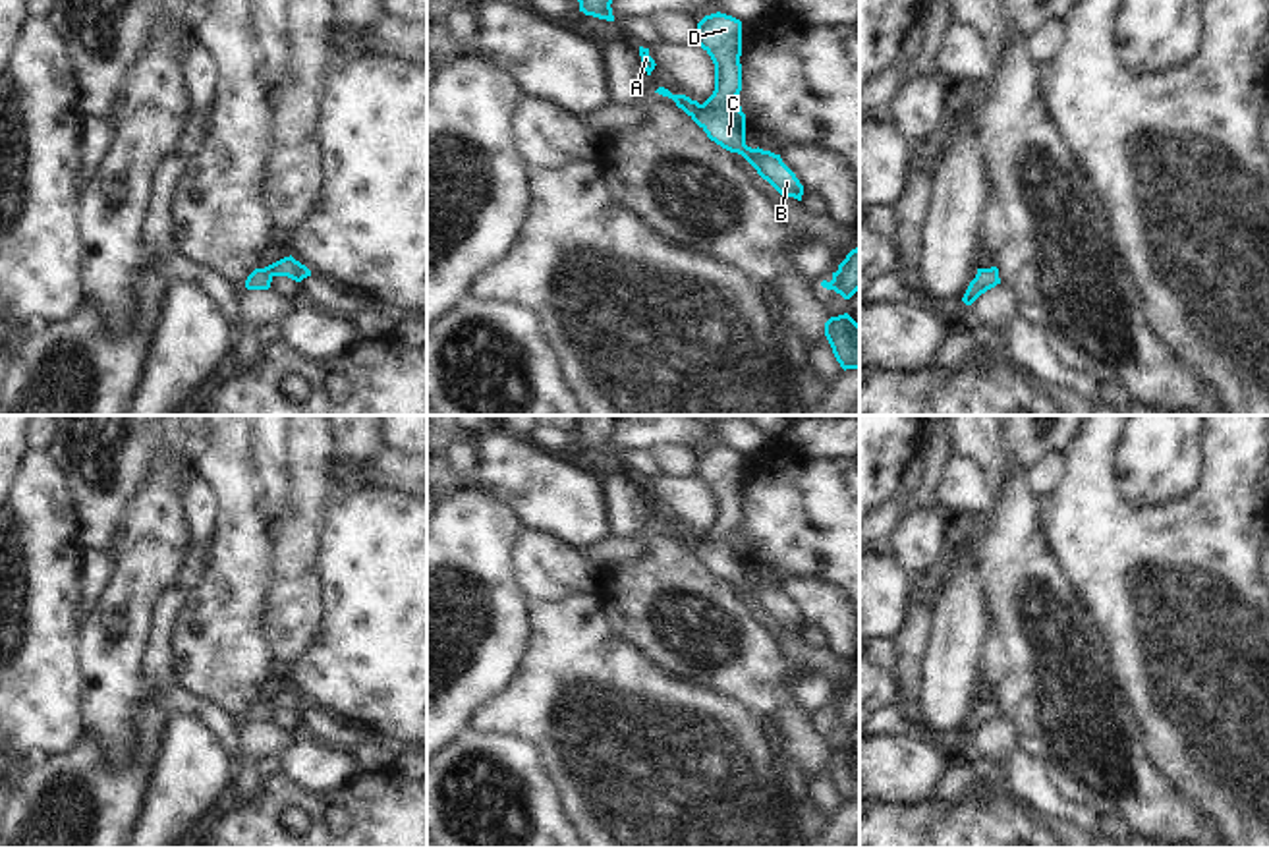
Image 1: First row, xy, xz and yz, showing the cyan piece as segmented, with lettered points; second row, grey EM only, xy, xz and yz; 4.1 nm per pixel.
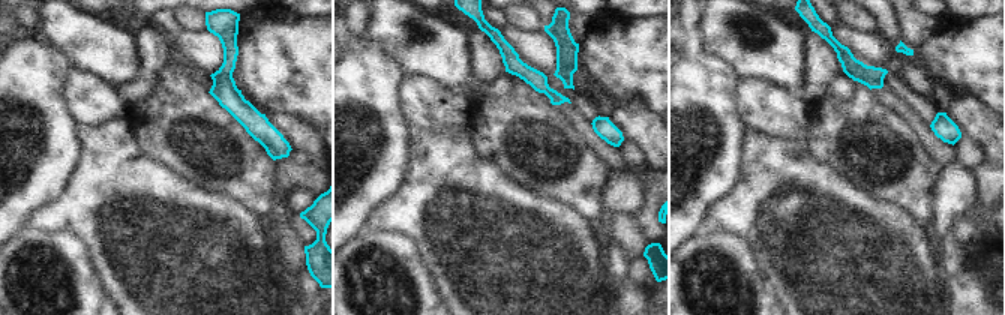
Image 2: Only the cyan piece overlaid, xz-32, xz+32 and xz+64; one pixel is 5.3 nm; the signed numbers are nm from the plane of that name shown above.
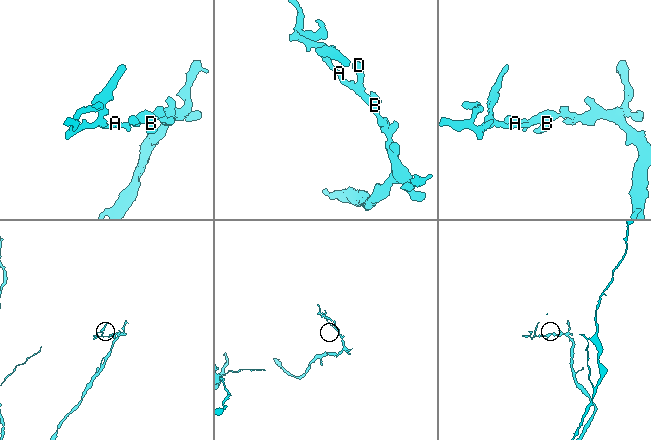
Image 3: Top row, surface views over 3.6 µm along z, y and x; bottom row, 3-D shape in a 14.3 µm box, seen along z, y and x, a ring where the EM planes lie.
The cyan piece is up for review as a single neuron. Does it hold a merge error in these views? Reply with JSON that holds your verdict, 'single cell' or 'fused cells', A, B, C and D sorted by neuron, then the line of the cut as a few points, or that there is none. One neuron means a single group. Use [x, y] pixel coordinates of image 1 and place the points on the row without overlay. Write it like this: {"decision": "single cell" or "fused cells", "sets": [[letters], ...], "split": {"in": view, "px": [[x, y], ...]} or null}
{"decision": "single cell", "sets": [["A", "B", "C", "D"]], "split": null}

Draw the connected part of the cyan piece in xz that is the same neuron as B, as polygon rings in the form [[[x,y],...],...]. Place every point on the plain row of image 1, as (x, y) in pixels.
[[[720,444],[705,448],[697,456],[697,477],[715,496],[713,527],[699,537],[686,527],[672,527],[664,520],[655,525],[672,531],[711,574],[742,587],[780,628],[802,634],[804,618],[780,587],[746,578],[746,547],[738,535],[742,523],[742,454]]]

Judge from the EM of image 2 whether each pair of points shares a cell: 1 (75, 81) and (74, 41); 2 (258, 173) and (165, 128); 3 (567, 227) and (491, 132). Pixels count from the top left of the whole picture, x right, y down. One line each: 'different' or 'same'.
1: different
2: same
3: different

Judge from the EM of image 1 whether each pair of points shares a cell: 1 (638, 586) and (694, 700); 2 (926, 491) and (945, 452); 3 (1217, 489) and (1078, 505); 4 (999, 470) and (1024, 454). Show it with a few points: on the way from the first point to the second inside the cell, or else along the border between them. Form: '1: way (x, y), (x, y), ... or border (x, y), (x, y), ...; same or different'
1: border (646, 655), (678, 677), (717, 688), (727, 696); different
2: way (930, 481), (935, 462); same
3: way (1183, 514), (1173, 520), (1113, 520); same
4: border (1003, 435), (1003, 445), (1011, 458); different

